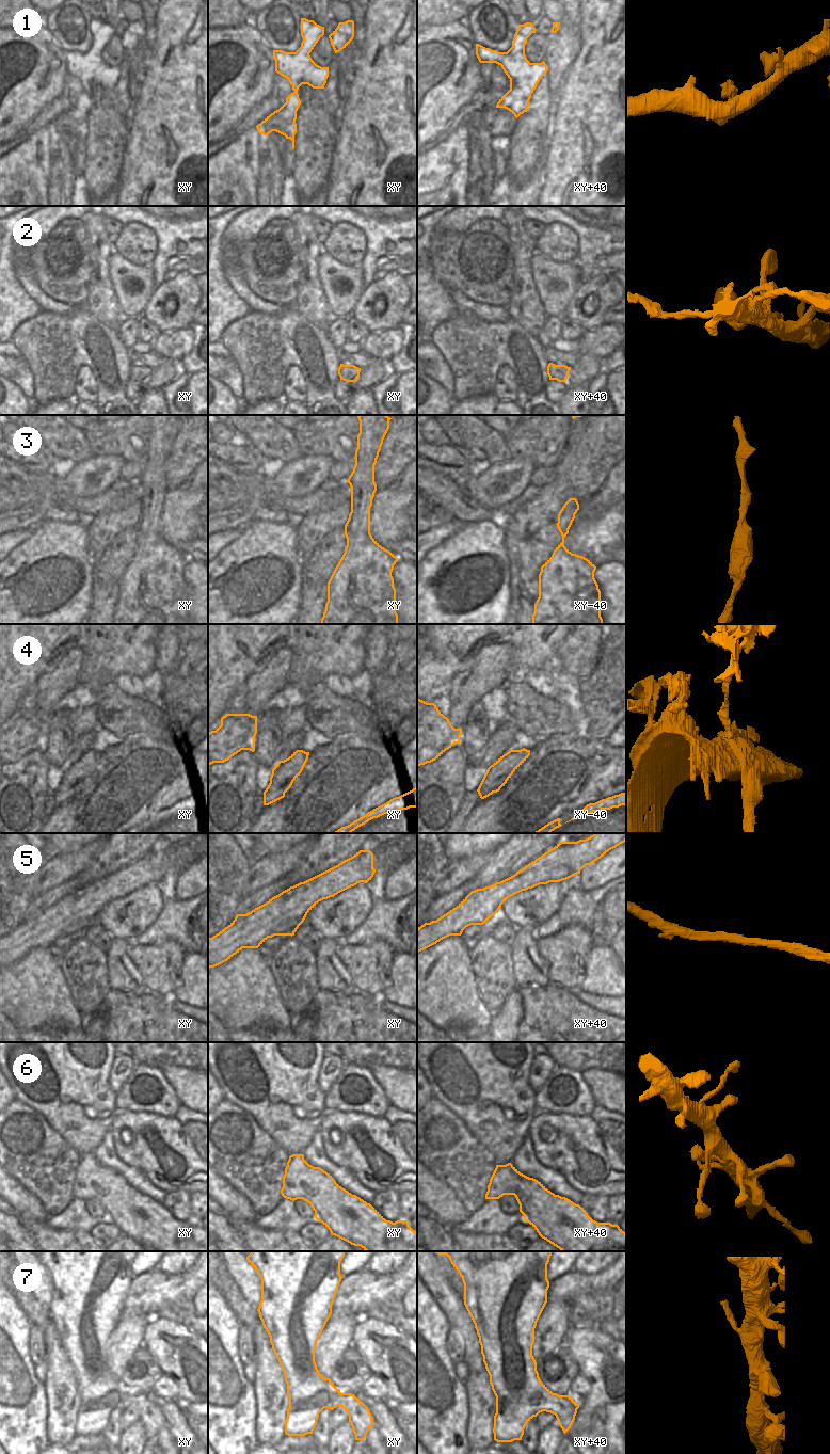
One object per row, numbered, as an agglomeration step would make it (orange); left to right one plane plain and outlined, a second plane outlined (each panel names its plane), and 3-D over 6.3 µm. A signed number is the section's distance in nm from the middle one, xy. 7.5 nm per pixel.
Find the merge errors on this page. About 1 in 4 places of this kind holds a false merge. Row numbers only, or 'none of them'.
4

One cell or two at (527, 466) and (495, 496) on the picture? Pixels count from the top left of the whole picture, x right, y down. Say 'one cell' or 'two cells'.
one cell

